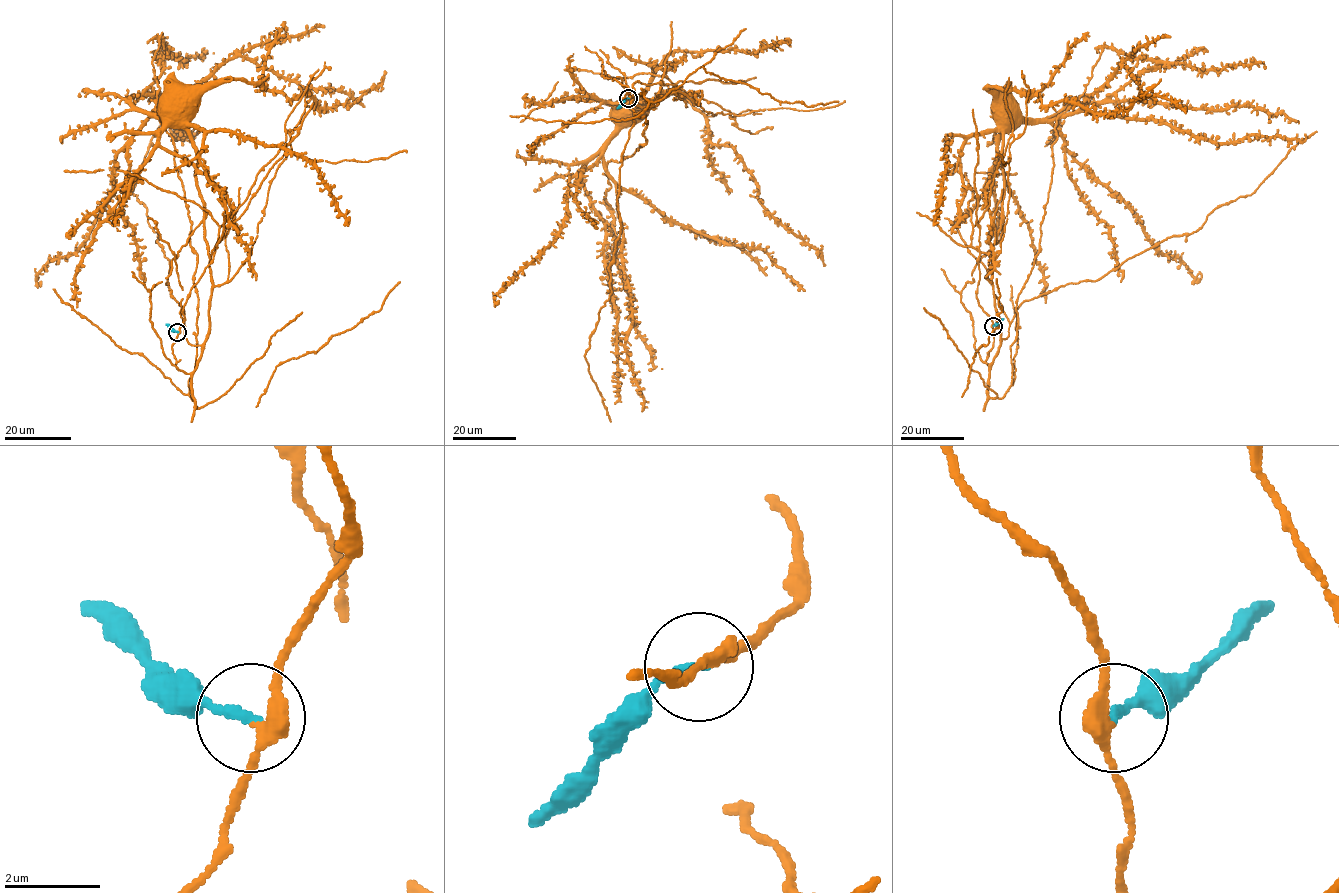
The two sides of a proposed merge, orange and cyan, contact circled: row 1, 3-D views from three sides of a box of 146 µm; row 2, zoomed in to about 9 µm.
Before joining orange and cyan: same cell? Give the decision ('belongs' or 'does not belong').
does not belong

